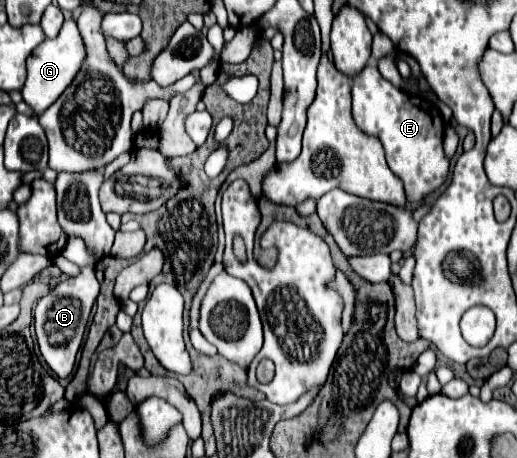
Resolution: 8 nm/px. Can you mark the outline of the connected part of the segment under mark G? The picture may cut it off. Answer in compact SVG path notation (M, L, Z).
M69 18L69 20L65 20L57 38L51 38L51 40L45 40L43 44L39 44L33 50L33 54L27 58L27 82L21 88L23 100L35 112L39 112L39 114L45 112L63 94L63 90L71 84L71 80L75 80L75 72L79 72L85 58L87 58L87 50L85 50L79 26L73 18Z

